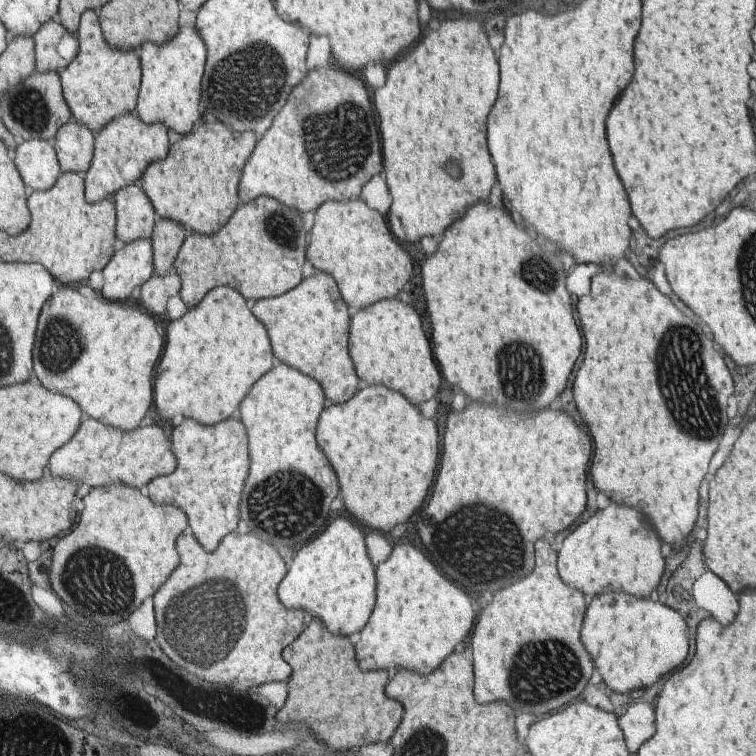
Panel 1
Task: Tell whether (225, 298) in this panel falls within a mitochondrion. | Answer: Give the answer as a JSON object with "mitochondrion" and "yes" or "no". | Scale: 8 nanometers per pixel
{"mitochondrion":"no"}

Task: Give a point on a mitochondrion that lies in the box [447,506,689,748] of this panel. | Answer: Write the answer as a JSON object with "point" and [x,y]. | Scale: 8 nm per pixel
{"point":[546,680]}

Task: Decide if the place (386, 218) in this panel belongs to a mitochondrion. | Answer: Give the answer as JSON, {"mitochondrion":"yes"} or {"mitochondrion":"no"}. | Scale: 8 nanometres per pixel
{"mitochondrion":"no"}

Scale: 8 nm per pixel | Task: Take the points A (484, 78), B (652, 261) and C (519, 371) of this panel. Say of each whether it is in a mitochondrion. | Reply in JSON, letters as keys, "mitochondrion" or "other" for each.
{"A":"other","B":"other","C":"mitochondrion"}

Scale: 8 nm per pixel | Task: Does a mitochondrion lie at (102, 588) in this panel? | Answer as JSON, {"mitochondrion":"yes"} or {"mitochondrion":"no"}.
{"mitochondrion":"yes"}

